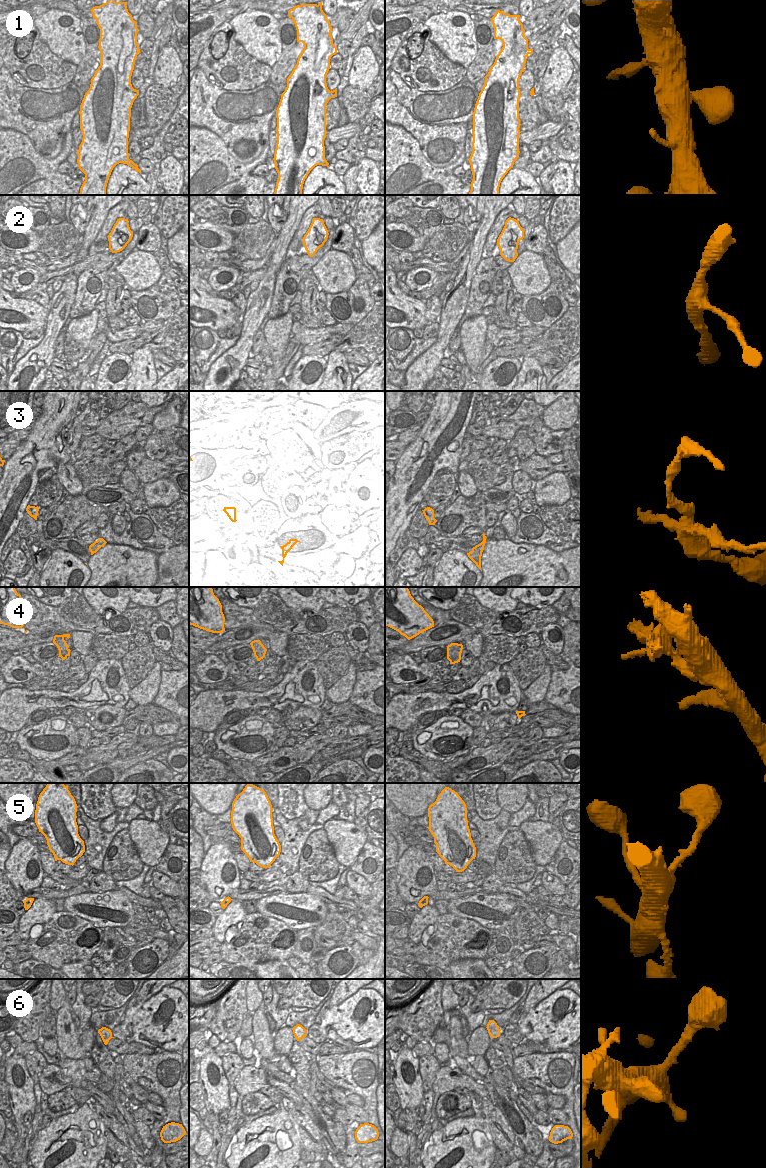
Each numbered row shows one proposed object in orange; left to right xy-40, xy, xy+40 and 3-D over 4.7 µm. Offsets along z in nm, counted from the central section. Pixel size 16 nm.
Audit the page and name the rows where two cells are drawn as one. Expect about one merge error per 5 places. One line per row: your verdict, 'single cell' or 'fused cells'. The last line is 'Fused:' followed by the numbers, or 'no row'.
1: single cell
2: single cell
3: single cell
4: fused cells
5: single cell
6: single cell
Fused: 4

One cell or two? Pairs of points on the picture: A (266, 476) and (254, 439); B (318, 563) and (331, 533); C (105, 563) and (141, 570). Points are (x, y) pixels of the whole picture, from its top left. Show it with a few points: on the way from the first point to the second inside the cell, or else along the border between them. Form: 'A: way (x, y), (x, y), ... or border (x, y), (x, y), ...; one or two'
A: border (262, 466), (255, 473); two
B: border (303, 540), (346, 547), (349, 550); two
C: way (114, 568), (116, 570), (132, 570); one

